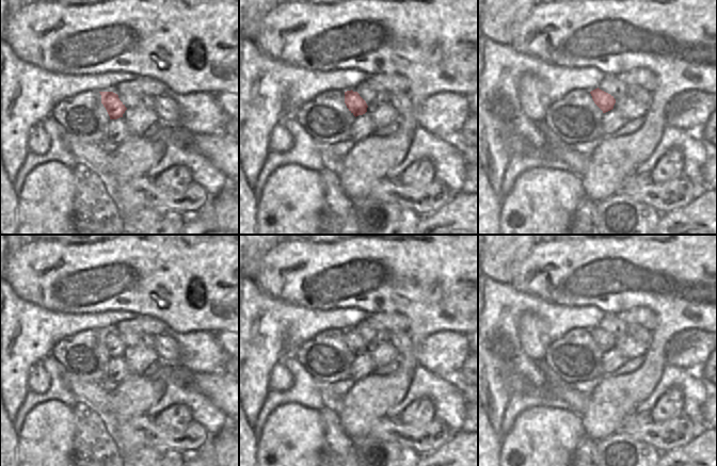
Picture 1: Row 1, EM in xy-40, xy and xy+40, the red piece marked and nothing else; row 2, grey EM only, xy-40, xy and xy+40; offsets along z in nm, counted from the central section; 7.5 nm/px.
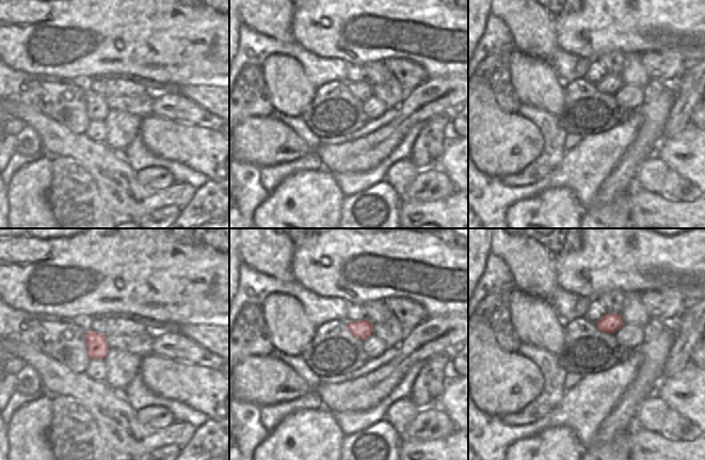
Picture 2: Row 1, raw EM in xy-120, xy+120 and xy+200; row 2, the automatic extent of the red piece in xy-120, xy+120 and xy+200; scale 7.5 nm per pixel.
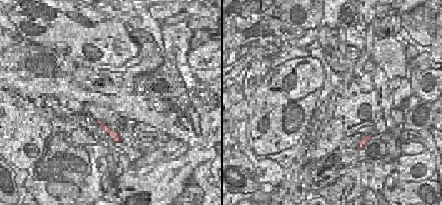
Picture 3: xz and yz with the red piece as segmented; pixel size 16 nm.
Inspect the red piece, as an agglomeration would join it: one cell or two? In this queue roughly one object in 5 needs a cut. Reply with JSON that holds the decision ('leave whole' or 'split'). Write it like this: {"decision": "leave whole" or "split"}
{"decision": "leave whole"}

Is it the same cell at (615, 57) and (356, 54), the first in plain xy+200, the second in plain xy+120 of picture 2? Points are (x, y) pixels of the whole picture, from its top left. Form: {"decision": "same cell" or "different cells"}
{"decision": "different cells"}

